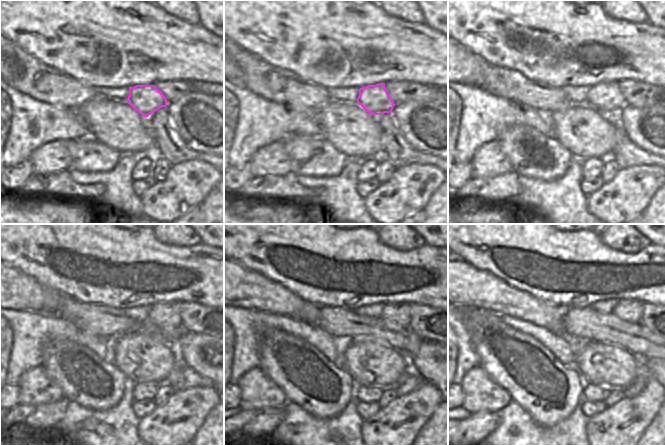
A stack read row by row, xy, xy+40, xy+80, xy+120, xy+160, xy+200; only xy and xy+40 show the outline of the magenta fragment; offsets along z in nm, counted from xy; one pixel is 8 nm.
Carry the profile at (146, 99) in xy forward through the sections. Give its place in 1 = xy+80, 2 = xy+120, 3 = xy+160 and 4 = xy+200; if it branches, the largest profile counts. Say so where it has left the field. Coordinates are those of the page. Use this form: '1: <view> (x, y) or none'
1: xy+80 (605, 97)
2: xy+120 (174, 327)
3: xy+160 (400, 312)
4: xy+200 (629, 310)

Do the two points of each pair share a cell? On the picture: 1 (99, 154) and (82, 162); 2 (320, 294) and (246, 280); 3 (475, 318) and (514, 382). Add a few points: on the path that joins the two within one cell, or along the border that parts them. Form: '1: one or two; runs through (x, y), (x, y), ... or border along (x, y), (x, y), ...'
1: one; runs through (95, 156), (86, 161)
2: two; border along (263, 276), (281, 284), (304, 300)
3: one; runs through (488, 334), (509, 357), (509, 366)

